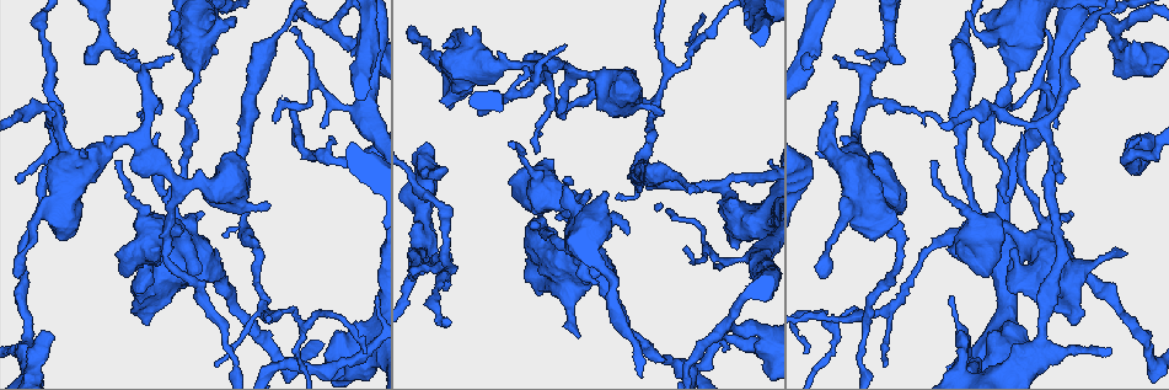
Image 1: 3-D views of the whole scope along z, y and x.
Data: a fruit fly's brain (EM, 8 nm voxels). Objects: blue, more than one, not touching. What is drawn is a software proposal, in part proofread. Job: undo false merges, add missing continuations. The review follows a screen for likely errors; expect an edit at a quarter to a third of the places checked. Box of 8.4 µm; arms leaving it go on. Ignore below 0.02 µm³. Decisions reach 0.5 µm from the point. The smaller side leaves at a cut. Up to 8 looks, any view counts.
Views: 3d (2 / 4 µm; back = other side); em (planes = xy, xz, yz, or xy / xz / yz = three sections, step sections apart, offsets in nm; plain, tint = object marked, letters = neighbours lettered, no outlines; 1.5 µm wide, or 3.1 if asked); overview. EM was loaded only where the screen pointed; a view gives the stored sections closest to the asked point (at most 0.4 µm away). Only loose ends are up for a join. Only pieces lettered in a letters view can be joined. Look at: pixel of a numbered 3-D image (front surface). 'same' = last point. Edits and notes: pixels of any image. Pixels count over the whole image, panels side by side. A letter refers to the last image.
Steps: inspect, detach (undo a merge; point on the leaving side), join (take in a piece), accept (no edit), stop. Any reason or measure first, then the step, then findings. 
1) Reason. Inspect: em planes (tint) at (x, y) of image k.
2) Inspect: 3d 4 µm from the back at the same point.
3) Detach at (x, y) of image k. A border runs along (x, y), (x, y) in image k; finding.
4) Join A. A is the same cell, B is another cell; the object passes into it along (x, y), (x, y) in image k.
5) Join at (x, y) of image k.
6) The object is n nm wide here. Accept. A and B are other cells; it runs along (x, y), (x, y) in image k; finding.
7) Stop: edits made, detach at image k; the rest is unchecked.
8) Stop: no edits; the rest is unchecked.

An open end. Inspect: em yz step 4 (tint) at (982, 17) of image 1.

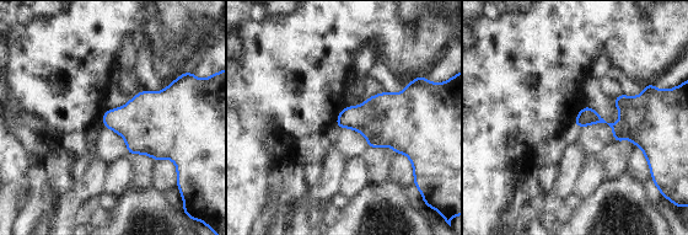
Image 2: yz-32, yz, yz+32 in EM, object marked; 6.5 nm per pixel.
See the neighbours. Inspect: em yz step 4 (letters) at the same point.

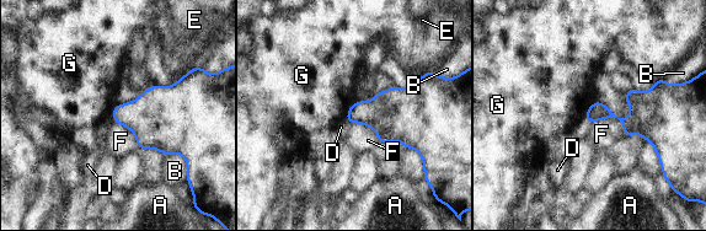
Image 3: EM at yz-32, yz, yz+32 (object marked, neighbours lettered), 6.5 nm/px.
Accept. A, B, D, E, F and G are other cells; a border runs along (595, 100), (589, 107), (584, 122) in image 3; no lettered piece goes on from it.

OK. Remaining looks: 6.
Thick turns thin. Inspect: em planes (letters) at (422, 38) of image 1.

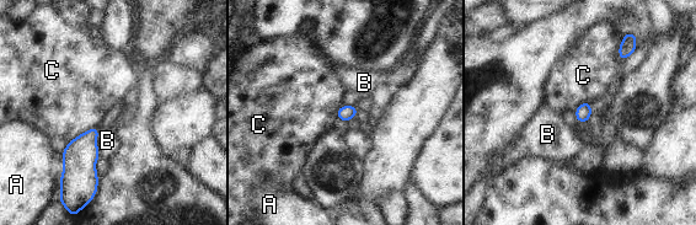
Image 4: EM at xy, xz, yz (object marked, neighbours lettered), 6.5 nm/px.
Accept. A, B and C are other cells; a border runs along (98, 126), (83, 132), (69, 142) in image 4; all the same neuron.

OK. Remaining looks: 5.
An open end. Inspect: em planes (tint) at (619, 195) of image 1.

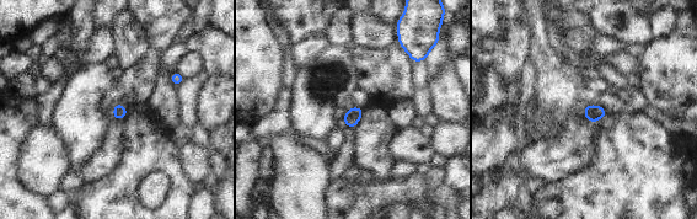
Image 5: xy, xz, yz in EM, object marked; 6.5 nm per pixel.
What lies round it. Inspect: em planes (letters) at the same point.

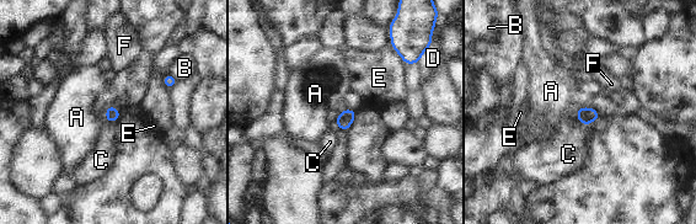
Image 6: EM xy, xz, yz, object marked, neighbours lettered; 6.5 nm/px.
The object is 90 nm wide here. Accept. A, B, C, D, E and F are other cells; no lettered piece goes on from it.

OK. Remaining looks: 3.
Stop: no edits; the rest is unchecked.

